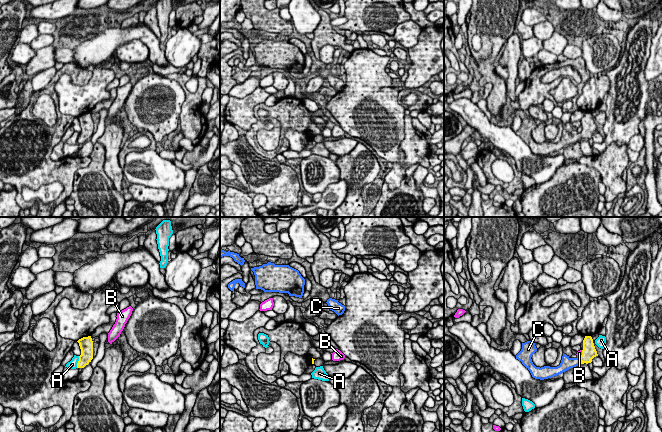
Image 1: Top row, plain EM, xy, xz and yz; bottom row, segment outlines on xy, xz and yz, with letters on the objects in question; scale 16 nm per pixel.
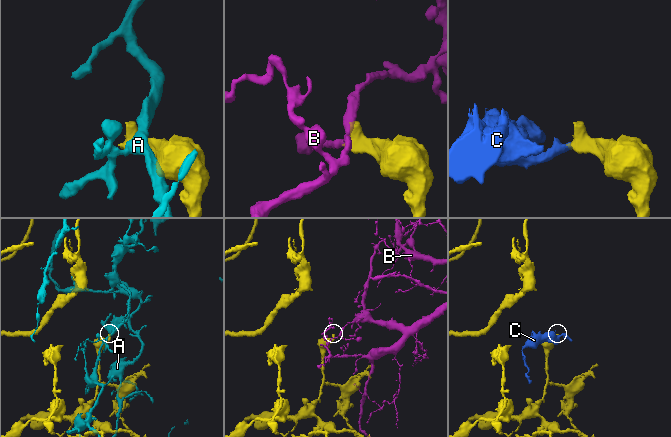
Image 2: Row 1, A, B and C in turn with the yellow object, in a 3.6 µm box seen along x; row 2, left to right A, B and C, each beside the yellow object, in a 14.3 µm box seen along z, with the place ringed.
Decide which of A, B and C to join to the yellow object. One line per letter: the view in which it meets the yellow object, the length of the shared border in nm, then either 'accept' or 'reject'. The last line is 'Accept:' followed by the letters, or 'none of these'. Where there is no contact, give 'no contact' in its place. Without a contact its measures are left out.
A: xy | 200 nm | reject
B: yz | 120 nm | reject
C: yz | 120 nm | accept
Accept: C

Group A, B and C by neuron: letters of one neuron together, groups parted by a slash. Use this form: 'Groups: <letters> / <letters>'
Groups: A / B / C

